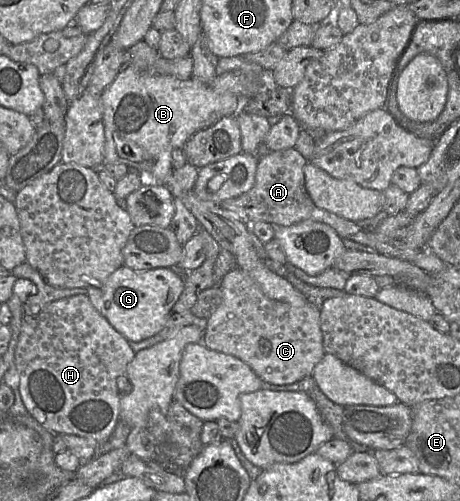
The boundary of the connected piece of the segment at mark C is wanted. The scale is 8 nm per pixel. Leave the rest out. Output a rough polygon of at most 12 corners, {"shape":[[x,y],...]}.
{"shape":[[235,268],[202,343],[264,382],[312,375],[321,310]]}

